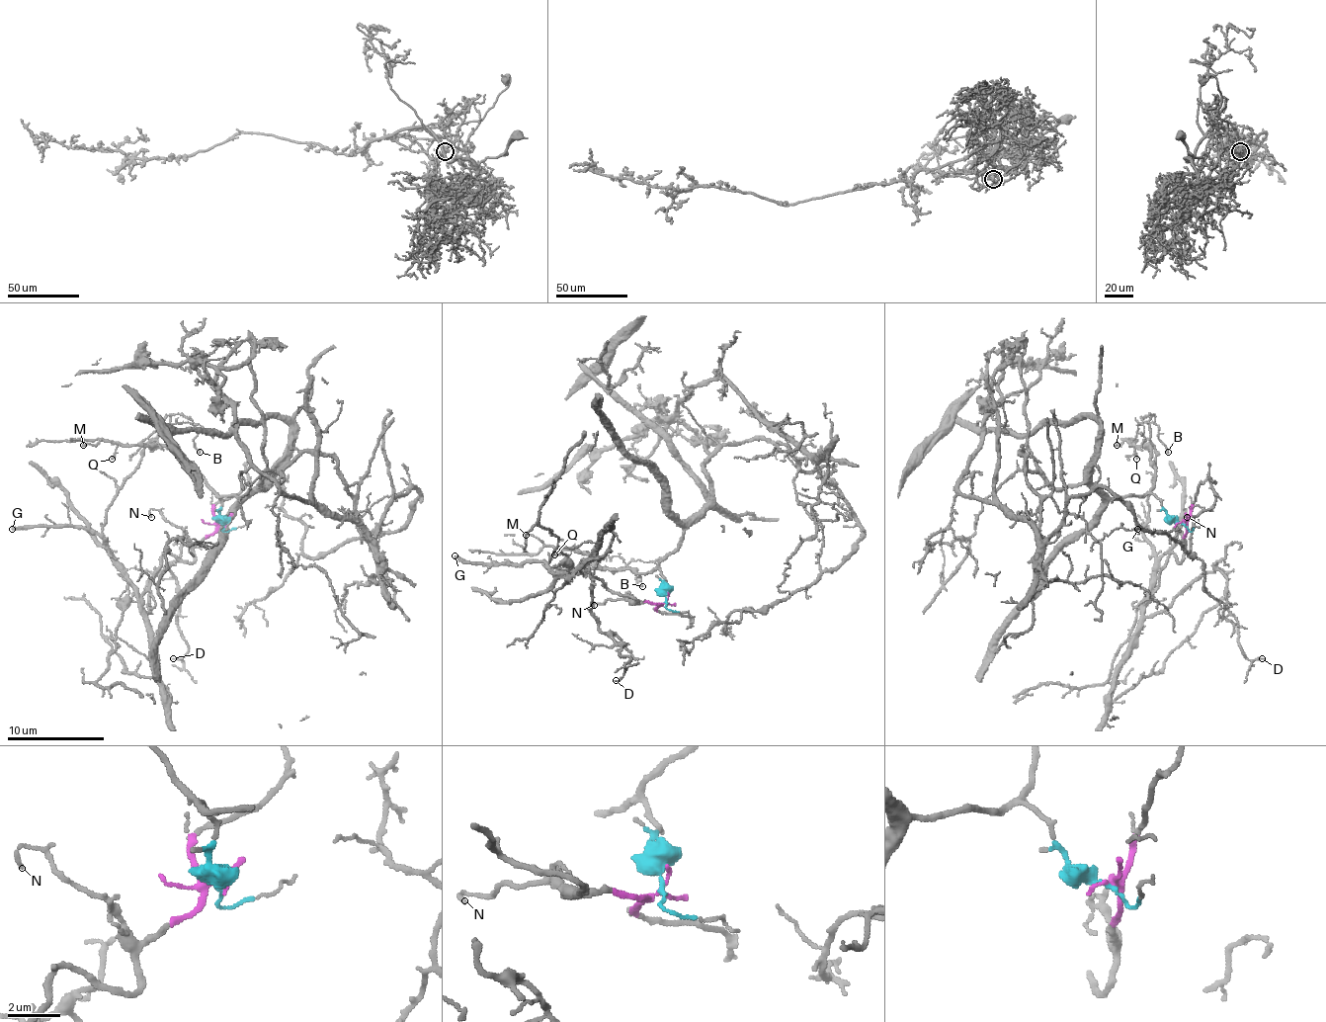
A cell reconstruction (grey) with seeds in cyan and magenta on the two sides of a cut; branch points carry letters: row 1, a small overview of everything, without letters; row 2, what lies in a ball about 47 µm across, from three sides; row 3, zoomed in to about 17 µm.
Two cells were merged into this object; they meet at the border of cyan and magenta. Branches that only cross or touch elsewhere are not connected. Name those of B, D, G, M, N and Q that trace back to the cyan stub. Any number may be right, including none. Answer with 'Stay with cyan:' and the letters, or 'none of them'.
Stay with cyan: B, M, Q

